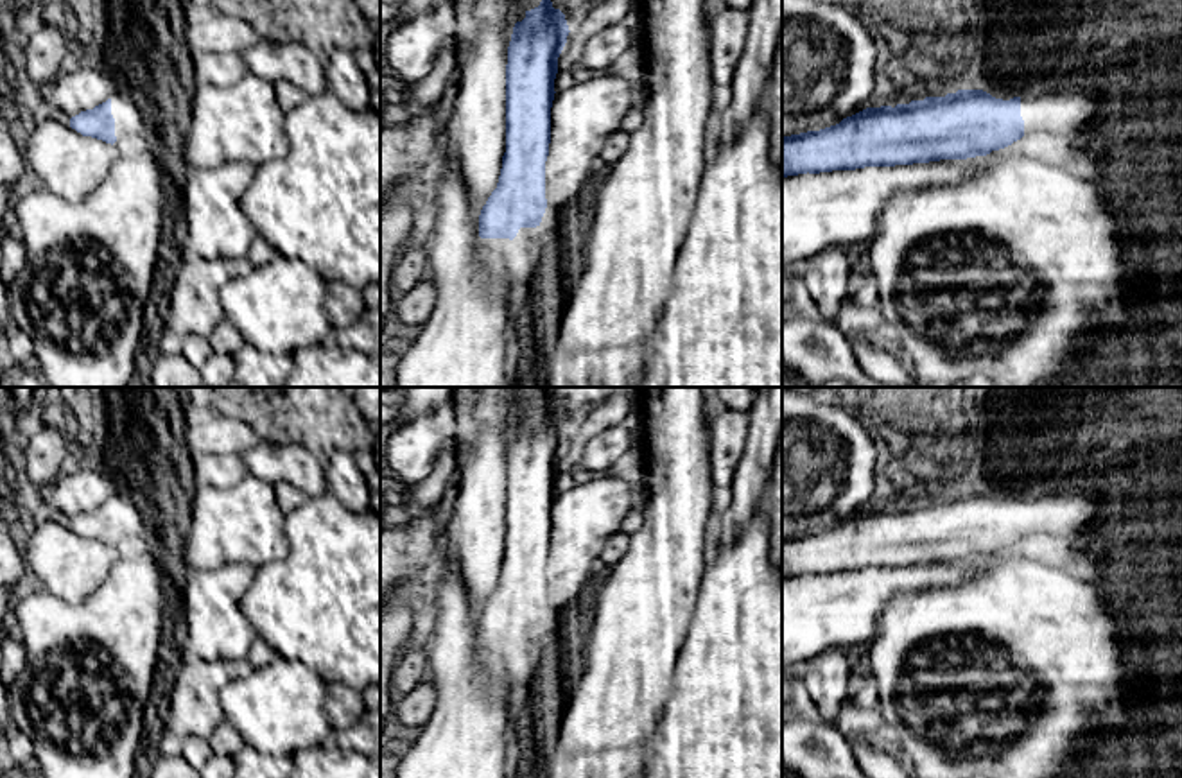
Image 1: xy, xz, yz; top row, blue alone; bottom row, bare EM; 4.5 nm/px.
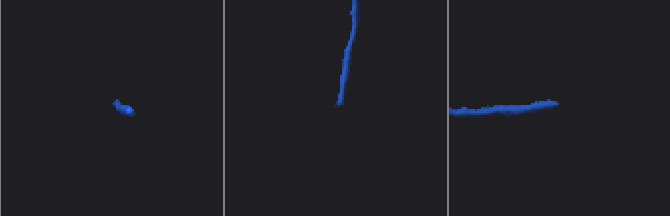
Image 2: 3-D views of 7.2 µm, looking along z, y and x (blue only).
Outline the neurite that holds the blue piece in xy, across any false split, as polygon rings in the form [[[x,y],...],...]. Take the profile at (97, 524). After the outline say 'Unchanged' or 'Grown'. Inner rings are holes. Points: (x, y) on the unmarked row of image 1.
[[[118,495],[93,511],[70,518],[70,529],[83,538],[91,538],[113,547],[127,534],[142,532],[145,518],[140,513],[142,509],[135,502]]]. Grown

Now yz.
[[[958,491],[909,506],[866,509],[839,525],[782,540],[782,579],[967,561],[1037,534],[1098,541],[1110,534],[1121,491],[995,500]]]. Grown

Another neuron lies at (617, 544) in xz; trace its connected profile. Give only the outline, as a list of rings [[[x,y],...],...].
[[[622,531],[612,534],[599,556],[599,572],[612,570],[626,554],[630,547],[630,536]]]

